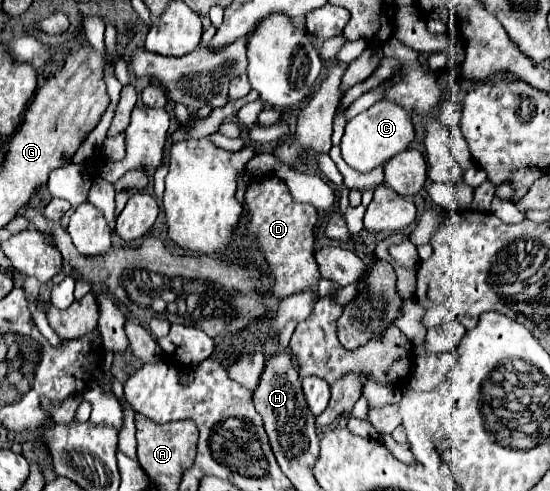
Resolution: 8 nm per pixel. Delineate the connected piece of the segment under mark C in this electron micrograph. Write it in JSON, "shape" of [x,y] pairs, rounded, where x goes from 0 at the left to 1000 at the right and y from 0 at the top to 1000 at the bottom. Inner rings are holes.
{"shape":[[[691,204],[669,224],[655,228],[647,240],[633,244],[625,277],[622,277],[622,322],[633,338],[640,338],[651,350],[673,350],[684,338],[695,338],[702,326],[709,326],[716,314],[738,305],[738,297],[753,281],[753,257],[745,244],[745,232],[705,204]]]}

